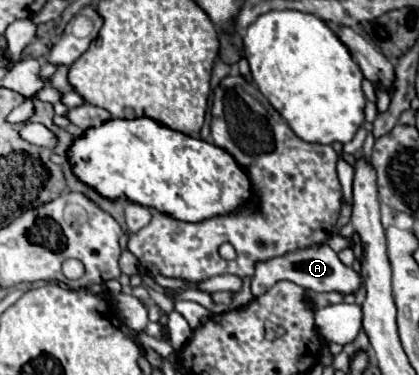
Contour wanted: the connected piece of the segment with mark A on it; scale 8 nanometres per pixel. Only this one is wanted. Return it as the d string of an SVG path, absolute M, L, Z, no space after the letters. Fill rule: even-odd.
M317 243L313 247L305 247L301 251L289 251L289 255L279 255L277 259L267 259L261 263L255 263L255 275L253 275L253 287L251 293L255 297L263 295L267 289L271 289L277 281L293 281L301 285L307 291L315 293L329 293L329 291L339 291L343 295L357 293L361 285L359 273L355 273L351 267L343 265L337 257L337 253L327 245L327 243Z

